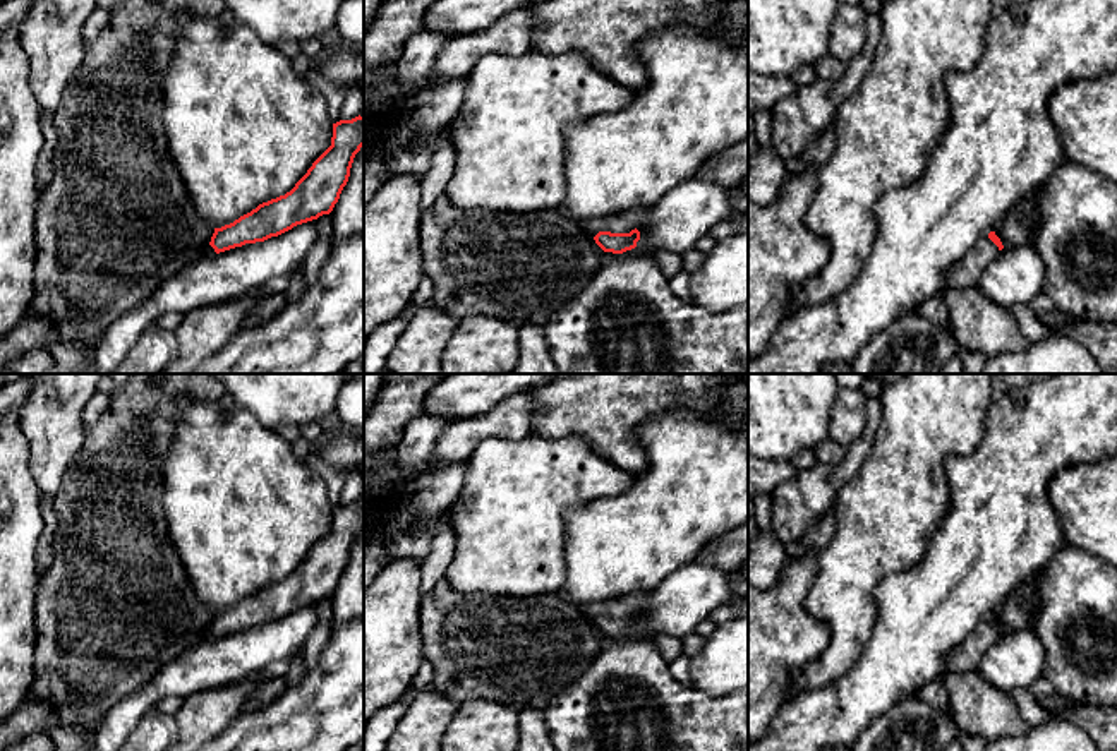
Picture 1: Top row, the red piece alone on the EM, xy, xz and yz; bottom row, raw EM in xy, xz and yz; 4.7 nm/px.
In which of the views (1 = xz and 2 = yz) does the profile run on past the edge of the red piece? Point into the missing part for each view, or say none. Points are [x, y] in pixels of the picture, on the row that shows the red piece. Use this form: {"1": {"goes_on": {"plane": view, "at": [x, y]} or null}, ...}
{"1": {"goes_on": {"plane": "xz", "at": [621, 223]}}, "2": {"goes_on": {"plane": "yz", "at": [966, 273]}}}

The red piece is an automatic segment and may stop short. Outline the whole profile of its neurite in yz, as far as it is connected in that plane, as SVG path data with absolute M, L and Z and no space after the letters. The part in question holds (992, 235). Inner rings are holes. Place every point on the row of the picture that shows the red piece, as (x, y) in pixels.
M995 231L983 235L976 247L971 249L945 276L944 291L957 288L975 288L980 285L985 267L1004 249Z

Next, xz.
M630 209L611 218L585 219L580 225L604 252L623 254L637 247L640 240L637 228L649 219L649 213L650 209Z

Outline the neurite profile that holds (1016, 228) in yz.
M1040 189L1028 199L1019 201L995 226L995 235L1004 249L1031 245L1033 240L1033 209Z

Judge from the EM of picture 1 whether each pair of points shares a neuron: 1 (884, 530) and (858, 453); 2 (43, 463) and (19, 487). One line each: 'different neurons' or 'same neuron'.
1: different neurons
2: different neurons

